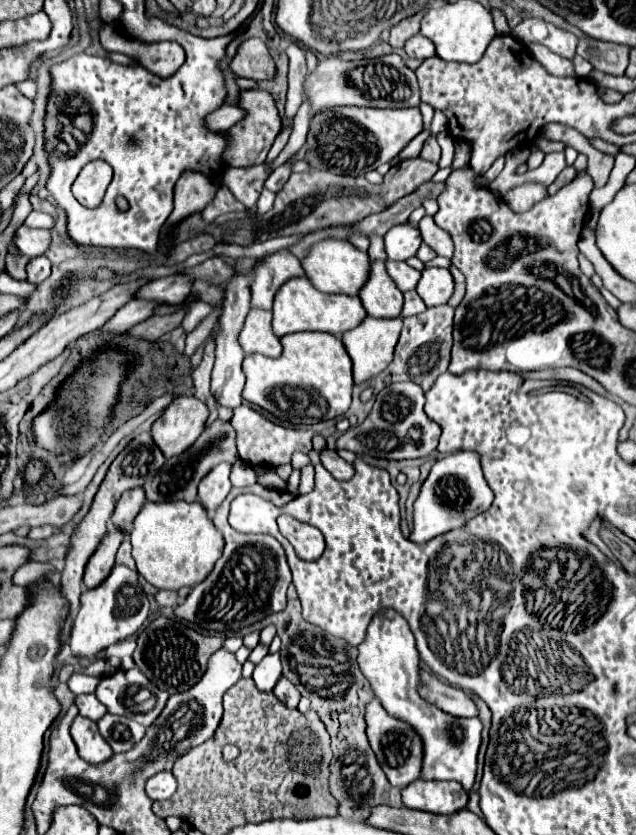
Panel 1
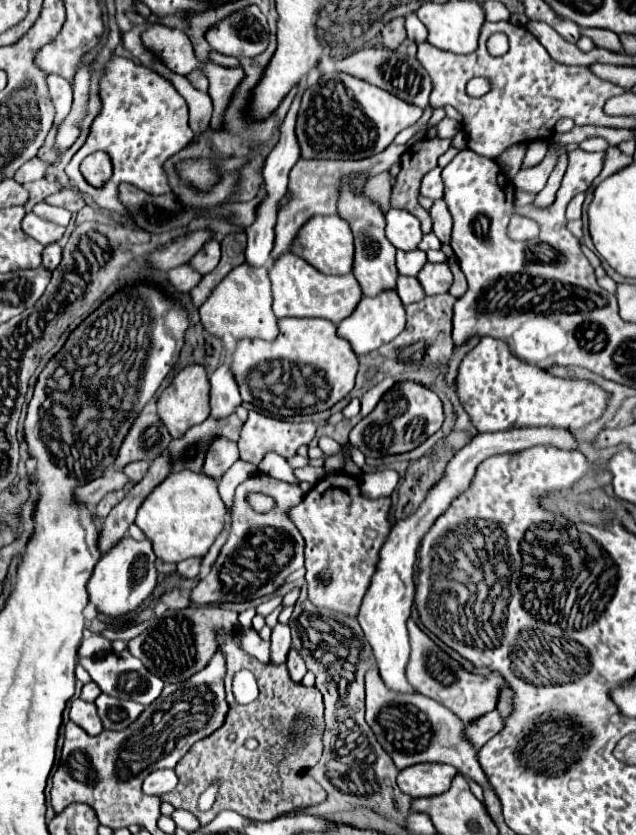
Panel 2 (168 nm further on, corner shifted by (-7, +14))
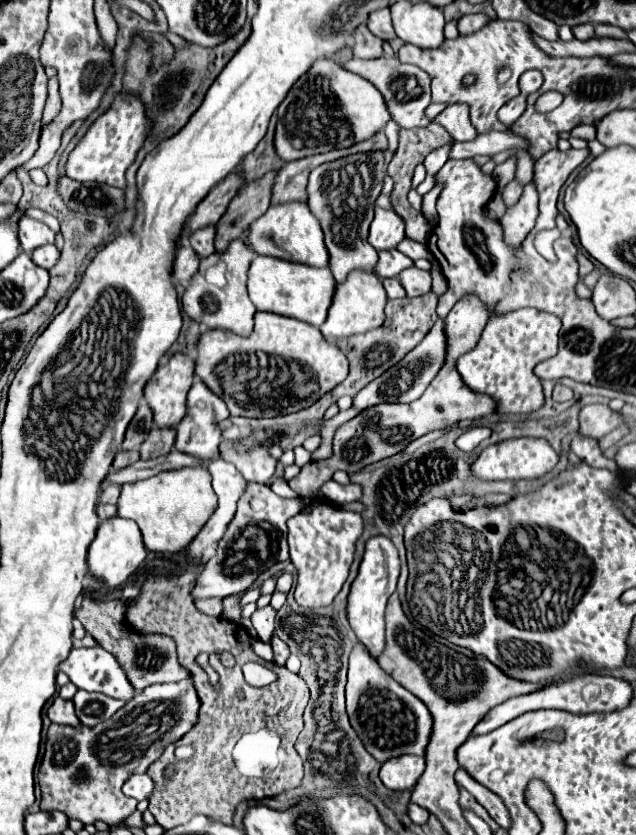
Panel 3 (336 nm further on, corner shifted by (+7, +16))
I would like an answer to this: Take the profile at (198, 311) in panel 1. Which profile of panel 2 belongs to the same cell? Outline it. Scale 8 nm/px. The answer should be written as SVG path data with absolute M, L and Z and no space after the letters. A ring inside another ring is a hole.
M248 264L236 266L210 294L210 298L200 306L200 320L206 332L216 338L226 334L236 340L242 338L262 338L274 340L278 336L278 318L272 312L272 290L266 268L252 268Z

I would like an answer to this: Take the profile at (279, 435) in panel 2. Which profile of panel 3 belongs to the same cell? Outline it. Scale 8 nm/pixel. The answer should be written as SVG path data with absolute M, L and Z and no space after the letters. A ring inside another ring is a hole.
M224 440L220 444L220 450L224 452L224 460L232 462L248 482L266 482L274 474L276 460L268 456L272 442L264 442L262 446L254 448L252 452L246 452L246 454L236 454L234 446L236 446L236 442Z

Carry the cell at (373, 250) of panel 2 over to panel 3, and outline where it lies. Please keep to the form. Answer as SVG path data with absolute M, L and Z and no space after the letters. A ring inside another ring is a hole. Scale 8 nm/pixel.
M358 152L352 156L344 156L342 160L320 164L310 172L308 188L306 188L308 208L320 220L320 226L324 232L324 244L330 254L330 270L332 270L332 276L336 278L336 282L344 282L348 272L352 272L356 268L372 272L378 262L378 252L368 244L368 228L374 218L374 202L382 190L384 176L386 176L384 152Z

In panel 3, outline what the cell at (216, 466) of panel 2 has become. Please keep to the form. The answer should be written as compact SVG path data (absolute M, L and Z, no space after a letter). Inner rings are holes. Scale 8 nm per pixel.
M194 380L194 386L188 392L188 410L186 416L178 424L178 438L176 438L176 448L180 452L198 456L202 460L212 460L212 456L218 452L220 446L220 428L218 422L228 418L228 408L224 400L220 400L214 392L210 392L200 380Z

